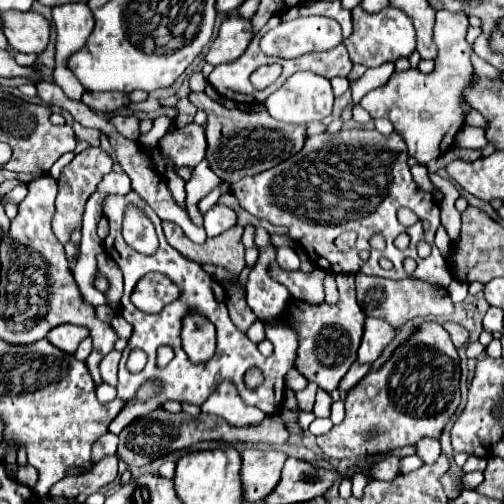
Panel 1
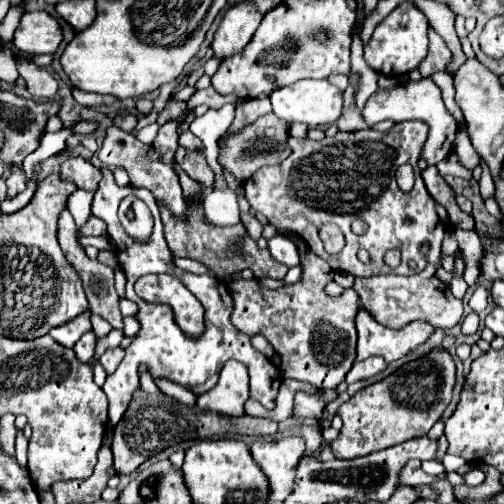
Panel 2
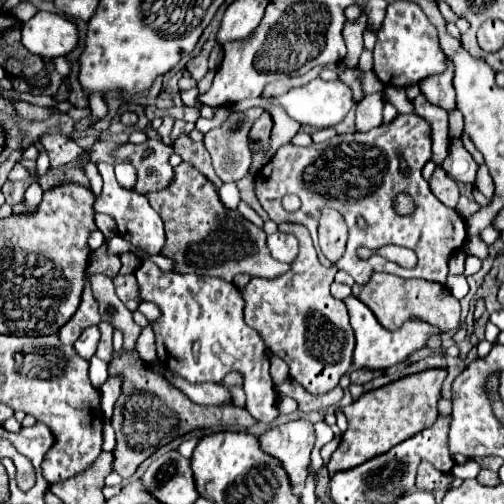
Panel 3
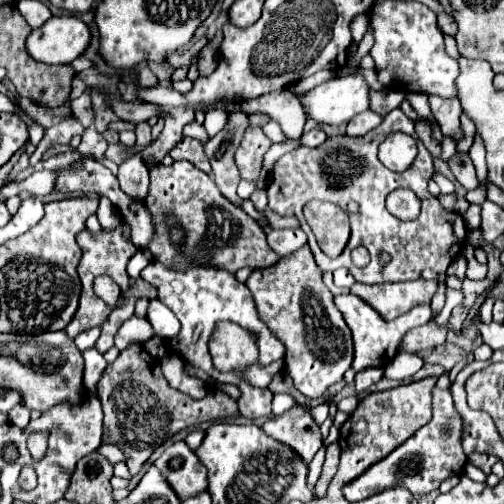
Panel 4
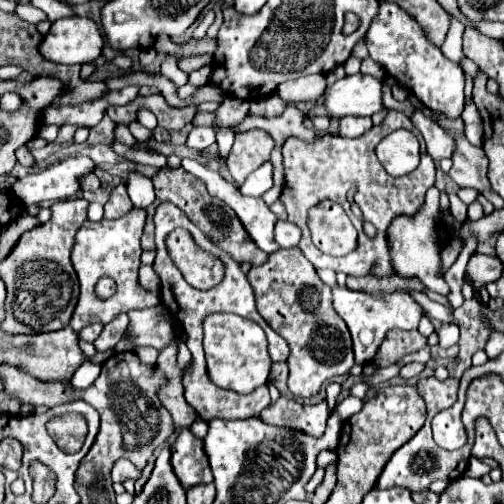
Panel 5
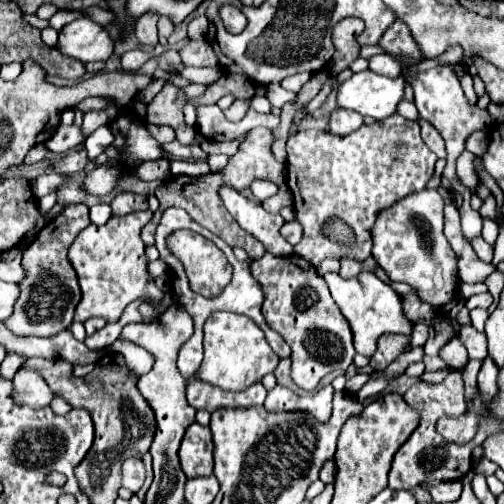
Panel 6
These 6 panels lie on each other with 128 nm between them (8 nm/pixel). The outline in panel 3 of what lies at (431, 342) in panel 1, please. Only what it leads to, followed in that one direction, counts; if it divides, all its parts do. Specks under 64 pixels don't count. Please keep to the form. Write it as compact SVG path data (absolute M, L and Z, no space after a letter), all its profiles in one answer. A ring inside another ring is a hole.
M428 368L410 376L404 376L400 380L394 380L382 388L364 392L358 400L354 400L350 406L340 408L348 420L348 430L342 436L336 452L330 456L328 470L348 470L364 460L370 460L378 454L384 454L392 446L396 446L400 440L406 440L408 436L414 436L416 432L422 432L424 428L430 428L438 418L438 400L442 392L442 382L446 378L446 368Z

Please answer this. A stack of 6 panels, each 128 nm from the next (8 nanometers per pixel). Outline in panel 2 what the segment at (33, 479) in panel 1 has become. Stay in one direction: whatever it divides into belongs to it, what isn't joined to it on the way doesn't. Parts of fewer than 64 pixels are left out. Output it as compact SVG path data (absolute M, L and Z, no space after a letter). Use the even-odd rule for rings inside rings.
M22 432L18 434L18 438L16 438L16 460L20 462L20 466L22 468L26 468L26 446L28 446L28 442L24 440L24 436L22 436Z

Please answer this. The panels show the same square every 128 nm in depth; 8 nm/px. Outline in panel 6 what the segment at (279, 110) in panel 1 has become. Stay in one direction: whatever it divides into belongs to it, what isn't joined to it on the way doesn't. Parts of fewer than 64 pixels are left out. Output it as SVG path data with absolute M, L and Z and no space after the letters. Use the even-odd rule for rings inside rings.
M372 70L356 72L338 86L338 108L356 110L362 116L384 120L396 112L396 104L404 96L404 78L392 80Z

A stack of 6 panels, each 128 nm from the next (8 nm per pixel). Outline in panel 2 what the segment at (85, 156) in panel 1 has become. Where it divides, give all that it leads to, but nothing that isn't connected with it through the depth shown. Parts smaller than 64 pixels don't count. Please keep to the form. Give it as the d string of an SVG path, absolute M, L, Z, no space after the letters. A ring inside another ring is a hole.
M78 156L78 158L68 158L62 162L60 178L74 182L76 188L84 188L84 190L94 192L98 188L98 182L102 180L102 172L90 160ZM68 208L62 210L60 218L58 218L58 242L62 246L62 252L66 256L66 260L72 264L72 268L78 272L80 280L82 280L82 286L84 286L84 292L86 292L86 298L90 302L90 310L92 314L100 314L104 320L108 320L114 328L120 328L122 330L122 314L120 314L120 308L118 308L118 294L116 294L116 288L114 288L114 270L100 264L100 262L94 262L90 260L86 254L84 254L84 248L78 246L76 242L76 226L74 226L74 218L70 214Z

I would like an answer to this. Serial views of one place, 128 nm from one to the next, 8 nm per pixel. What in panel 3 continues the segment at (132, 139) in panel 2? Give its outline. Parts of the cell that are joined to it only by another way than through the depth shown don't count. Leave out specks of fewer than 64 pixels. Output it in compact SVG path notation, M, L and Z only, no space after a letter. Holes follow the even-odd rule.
M146 140L144 144L126 142L114 150L114 158L130 160L138 172L134 190L138 194L148 194L168 188L168 184L174 180L174 170L168 164L172 152L172 146L158 140Z

